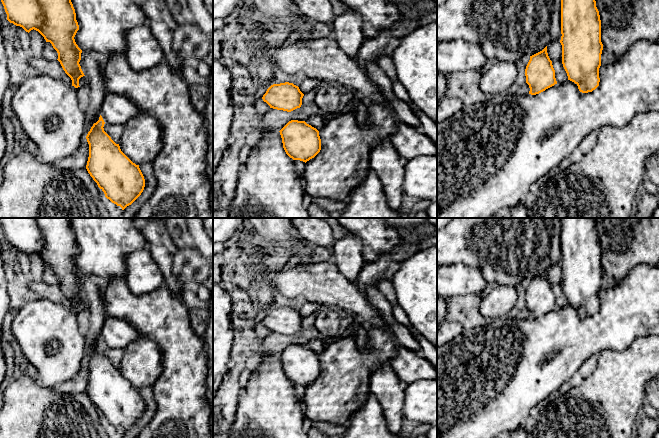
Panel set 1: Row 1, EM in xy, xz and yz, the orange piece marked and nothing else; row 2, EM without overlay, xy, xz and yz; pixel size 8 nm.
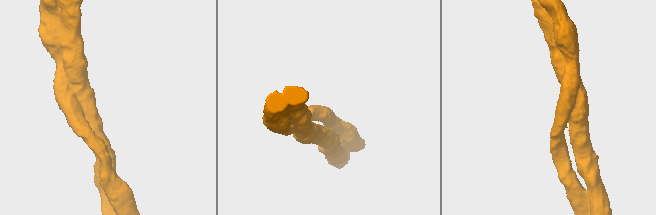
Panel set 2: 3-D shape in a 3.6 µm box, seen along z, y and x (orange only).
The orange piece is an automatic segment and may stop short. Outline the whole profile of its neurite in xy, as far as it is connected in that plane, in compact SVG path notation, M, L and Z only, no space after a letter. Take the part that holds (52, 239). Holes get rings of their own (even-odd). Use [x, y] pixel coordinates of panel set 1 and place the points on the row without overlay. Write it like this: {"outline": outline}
{"outline": "M0 218L0 223L7 238L7 244L22 251L28 257L33 253L38 255L46 266L50 266L58 277L57 284L71 302L72 310L80 311L79 303L85 299L79 288L82 274L74 263L79 249L71 226L71 218Z"}

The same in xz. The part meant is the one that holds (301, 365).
{"outline": "M291 344L279 356L283 372L293 384L306 387L321 374L319 355L305 345Z"}

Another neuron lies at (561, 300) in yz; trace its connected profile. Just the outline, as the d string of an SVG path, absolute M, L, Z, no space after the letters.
M562 285L552 286L552 289L555 294L555 302L557 307L565 307L568 305L568 300L563 291Z

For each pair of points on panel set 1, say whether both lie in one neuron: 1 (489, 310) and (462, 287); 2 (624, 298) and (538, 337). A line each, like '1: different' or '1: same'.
1: different
2: same

